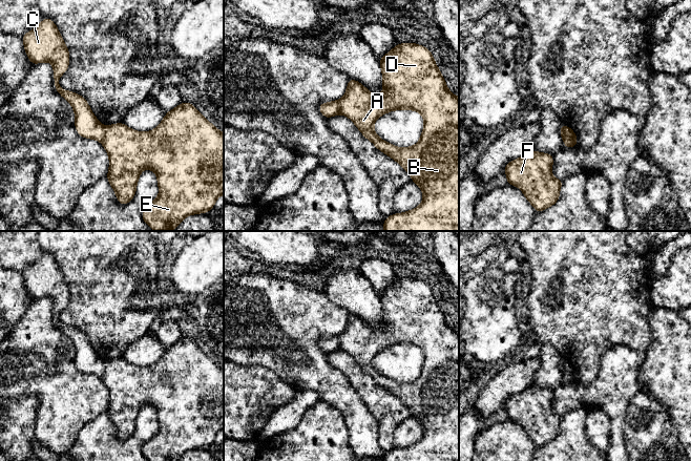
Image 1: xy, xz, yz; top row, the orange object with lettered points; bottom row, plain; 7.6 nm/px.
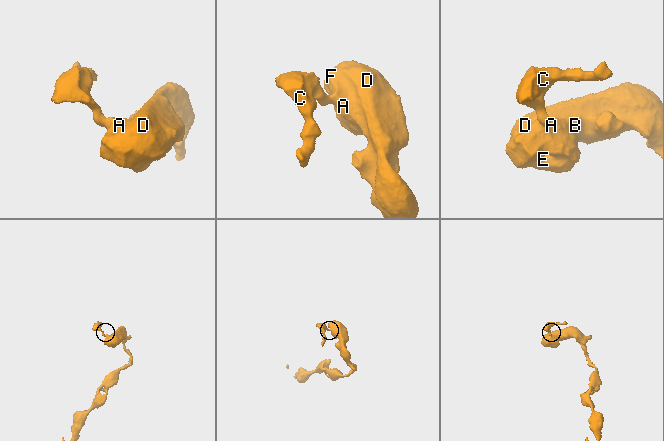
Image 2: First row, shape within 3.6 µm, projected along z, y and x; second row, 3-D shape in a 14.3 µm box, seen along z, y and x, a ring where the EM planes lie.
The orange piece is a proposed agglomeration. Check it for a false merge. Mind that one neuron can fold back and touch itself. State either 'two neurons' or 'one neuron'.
two neurons

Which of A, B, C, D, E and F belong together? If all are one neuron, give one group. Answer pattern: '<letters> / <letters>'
A B D E F / C

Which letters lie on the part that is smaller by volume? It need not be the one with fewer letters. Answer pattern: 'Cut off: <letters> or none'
Cut off: C

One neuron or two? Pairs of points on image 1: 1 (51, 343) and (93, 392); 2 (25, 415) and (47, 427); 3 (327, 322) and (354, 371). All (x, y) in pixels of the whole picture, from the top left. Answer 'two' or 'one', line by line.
1: one
2: two
3: two

